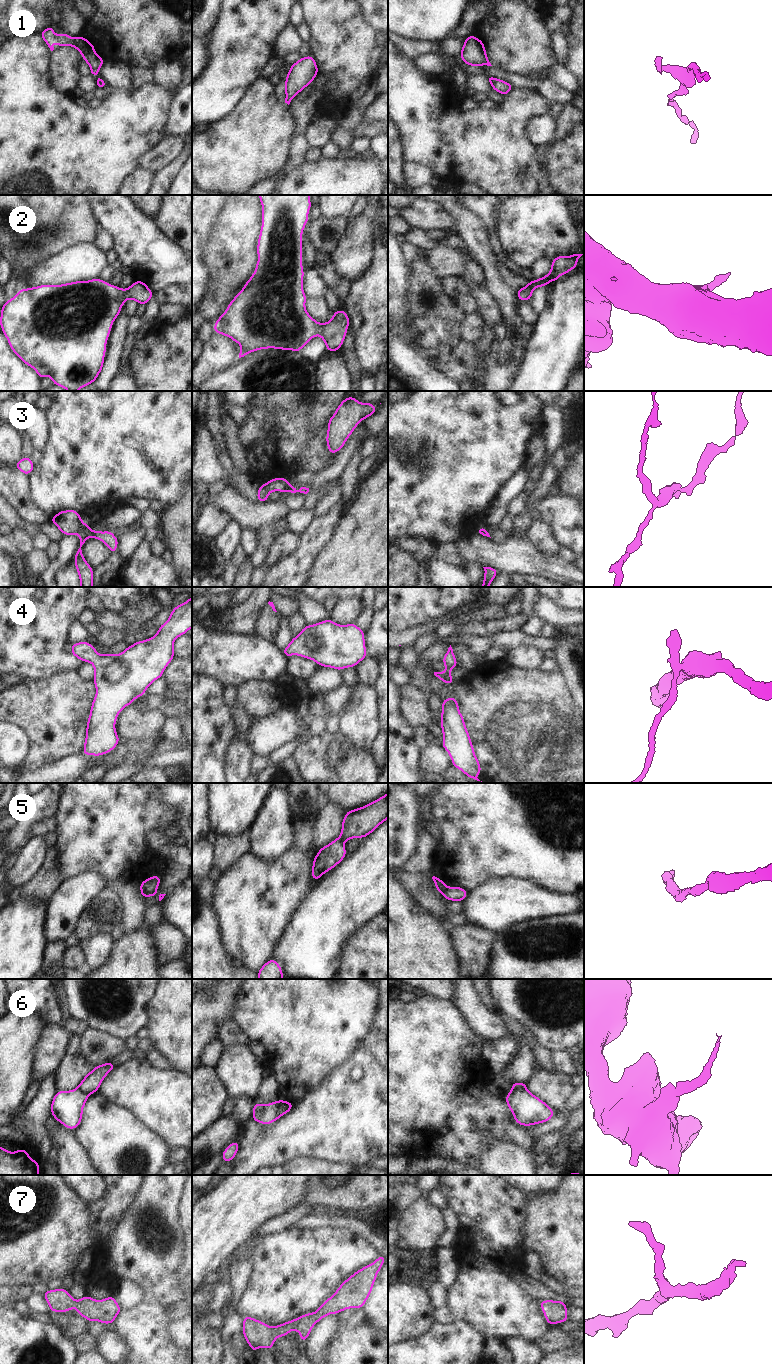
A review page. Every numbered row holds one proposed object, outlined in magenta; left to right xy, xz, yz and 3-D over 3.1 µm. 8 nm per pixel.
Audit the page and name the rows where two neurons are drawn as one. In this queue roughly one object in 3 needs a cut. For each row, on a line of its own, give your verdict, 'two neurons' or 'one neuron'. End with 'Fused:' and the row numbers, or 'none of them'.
1: one neuron
2: one neuron
3: two neurons
4: one neuron
5: two neurons
6: two neurons
7: one neuron
Fused: 3, 5, 6

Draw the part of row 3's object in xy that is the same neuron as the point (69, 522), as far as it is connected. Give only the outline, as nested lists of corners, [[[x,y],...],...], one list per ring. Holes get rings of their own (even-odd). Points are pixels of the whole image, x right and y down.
[[[74,509],[59,511],[49,521],[55,524],[63,535],[77,534],[79,536],[79,547],[73,559],[79,575],[80,587],[93,587],[93,568],[87,563],[82,554],[83,545],[91,537],[89,525],[81,520],[81,515]]]

